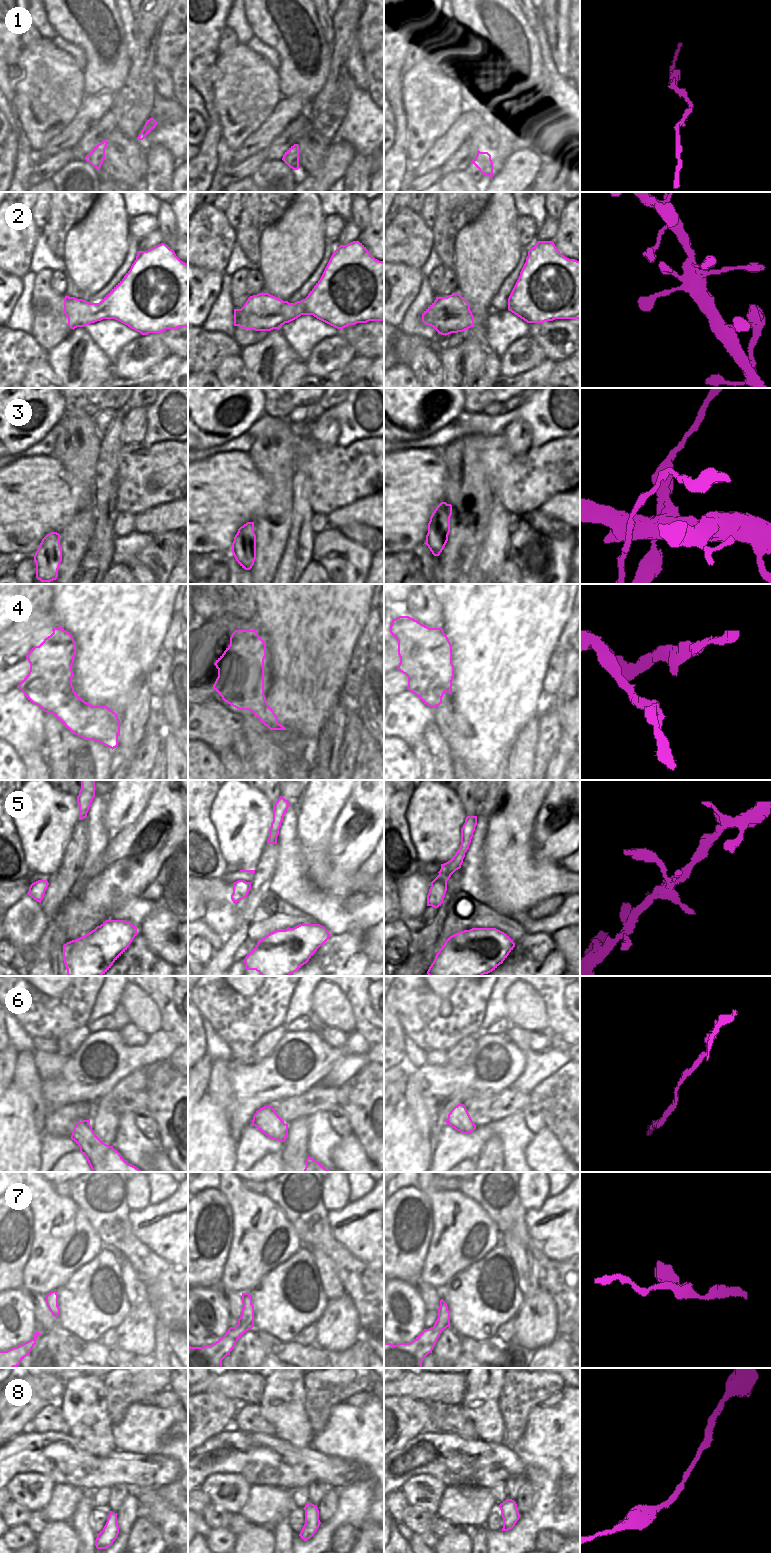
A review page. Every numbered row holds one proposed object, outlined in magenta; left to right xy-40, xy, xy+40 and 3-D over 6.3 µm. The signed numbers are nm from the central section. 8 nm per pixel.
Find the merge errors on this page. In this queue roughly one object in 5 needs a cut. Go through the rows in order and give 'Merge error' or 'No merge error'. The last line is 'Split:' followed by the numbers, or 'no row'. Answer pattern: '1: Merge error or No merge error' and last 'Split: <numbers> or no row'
1: No merge error
2: No merge error
3: Merge error
4: No merge error
5: No merge error
6: Merge error
7: No merge error
8: No merge error
Split: 3, 6.

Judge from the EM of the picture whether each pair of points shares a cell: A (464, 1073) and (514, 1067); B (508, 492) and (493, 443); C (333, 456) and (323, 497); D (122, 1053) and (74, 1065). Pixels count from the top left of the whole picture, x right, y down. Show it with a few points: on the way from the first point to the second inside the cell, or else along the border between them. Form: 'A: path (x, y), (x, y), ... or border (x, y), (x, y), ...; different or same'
A: path (477, 1080), (486, 1082), (502, 1080); same
B: path (508, 480), (508, 474), (501, 467), (495, 455); same
C: path (333, 466), (333, 487); same
D: path (116, 1071), (100, 1084), (86, 1086), (81, 1083); same

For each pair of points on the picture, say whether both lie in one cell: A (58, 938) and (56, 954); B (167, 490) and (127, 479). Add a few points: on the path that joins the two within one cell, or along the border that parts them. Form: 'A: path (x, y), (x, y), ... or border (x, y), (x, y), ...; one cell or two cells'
A: path (57, 942), (56, 950); one cell
B: path (157, 480), (137, 479); one cell

